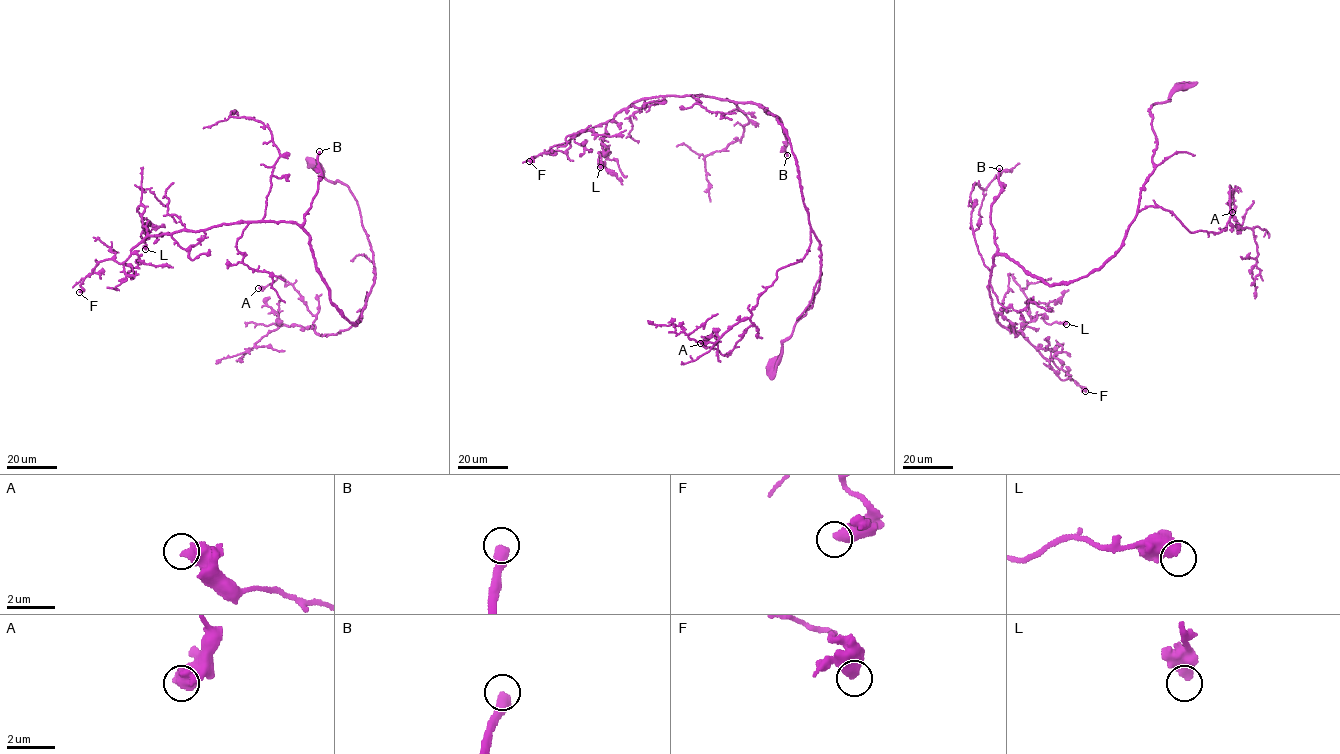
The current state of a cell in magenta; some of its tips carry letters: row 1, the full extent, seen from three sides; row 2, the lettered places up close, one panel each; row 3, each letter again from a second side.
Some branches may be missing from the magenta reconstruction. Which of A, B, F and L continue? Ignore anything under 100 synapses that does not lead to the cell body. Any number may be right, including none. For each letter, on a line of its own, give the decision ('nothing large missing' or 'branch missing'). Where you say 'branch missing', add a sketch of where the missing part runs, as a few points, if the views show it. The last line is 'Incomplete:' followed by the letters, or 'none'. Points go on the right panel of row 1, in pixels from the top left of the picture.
A: nothing large missing
B: branch missing | (999, 168), (1001, 158), (1010, 150), (1015, 136), (1041, 120), (1108, 99), (1126, 106), (1126, 121), (1102, 125)
F: nothing large missing
L: nothing large missing
Incomplete: B

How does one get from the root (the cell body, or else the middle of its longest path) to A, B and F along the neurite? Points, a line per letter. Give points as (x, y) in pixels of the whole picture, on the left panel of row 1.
A: (310, 163), (356, 201), (373, 254), (371, 291), (351, 327), (322, 336), (293, 284), (279, 276), (258, 288)
B: (310, 163), (348, 187), (370, 245), (374, 284), (356, 325), (331, 301), (302, 227), (321, 178), (319, 151)
F: (310, 163), (348, 187), (370, 245), (357, 324), (289, 221), (148, 235), (79, 292)

